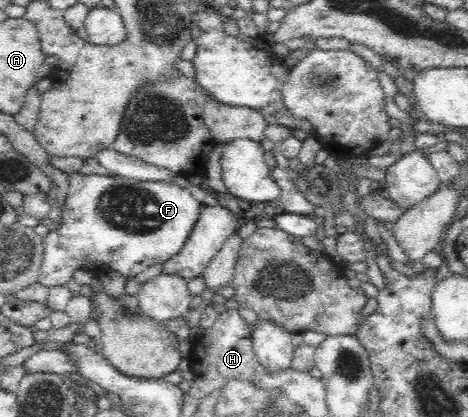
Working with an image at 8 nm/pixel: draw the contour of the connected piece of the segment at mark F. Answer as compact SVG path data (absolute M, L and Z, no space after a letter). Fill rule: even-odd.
M72 174L63 212L63 226L42 240L44 261L39 282L51 286L63 286L71 280L77 268L84 268L83 262L91 258L101 265L101 274L110 268L121 272L123 276L136 277L149 266L164 263L182 249L191 235L203 206L193 197L193 193L184 187L166 182L145 182L130 178Z

